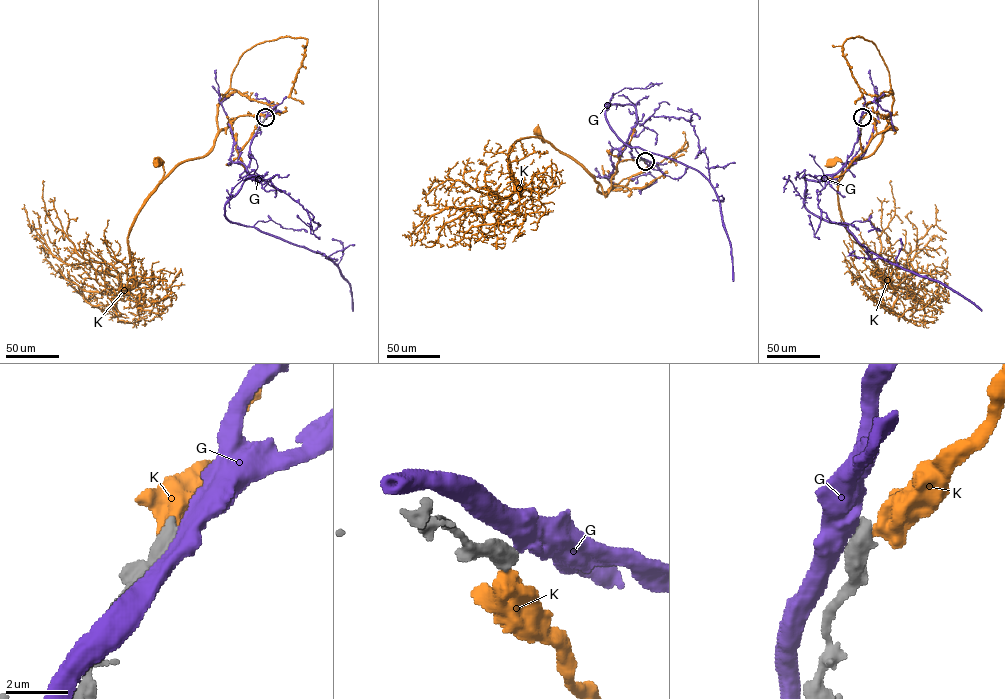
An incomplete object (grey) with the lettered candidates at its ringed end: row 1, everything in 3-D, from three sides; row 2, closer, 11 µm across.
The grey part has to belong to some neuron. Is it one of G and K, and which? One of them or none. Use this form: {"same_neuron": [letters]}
{"same_neuron": []}

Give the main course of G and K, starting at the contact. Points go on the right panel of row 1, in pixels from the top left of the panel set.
G: (861, 118), (846, 163), (818, 181), (805, 178), (805, 207), (846, 226), (868, 251), (941, 282), (981, 311)
K: (862, 118), (868, 103), (891, 90), (890, 119), (877, 148), (857, 160), (840, 179), (842, 161), (832, 162)

